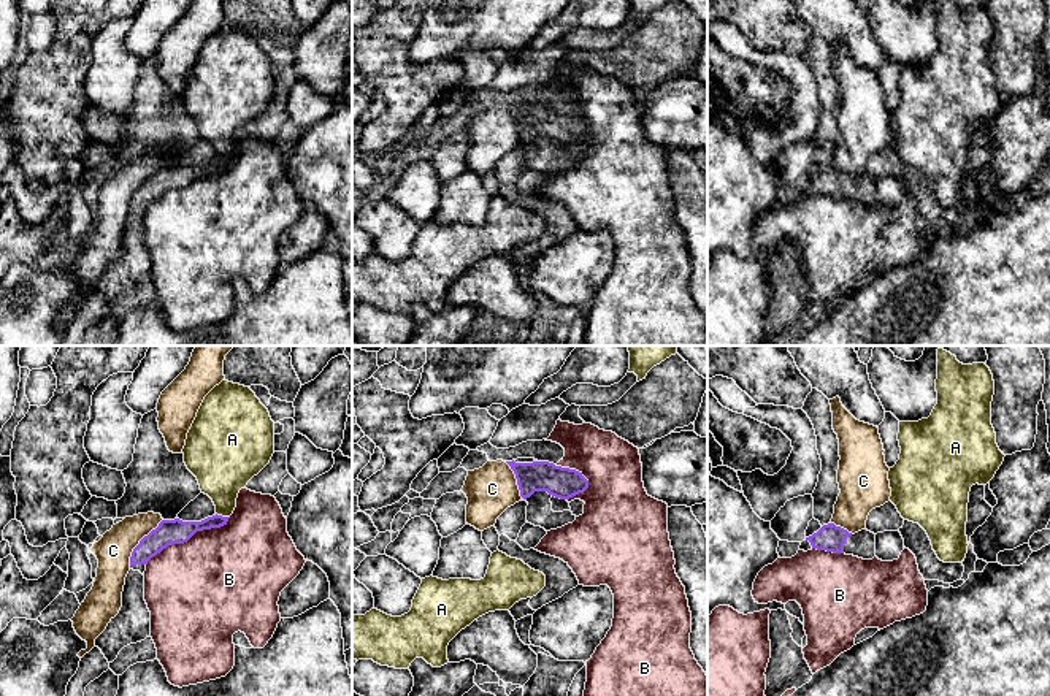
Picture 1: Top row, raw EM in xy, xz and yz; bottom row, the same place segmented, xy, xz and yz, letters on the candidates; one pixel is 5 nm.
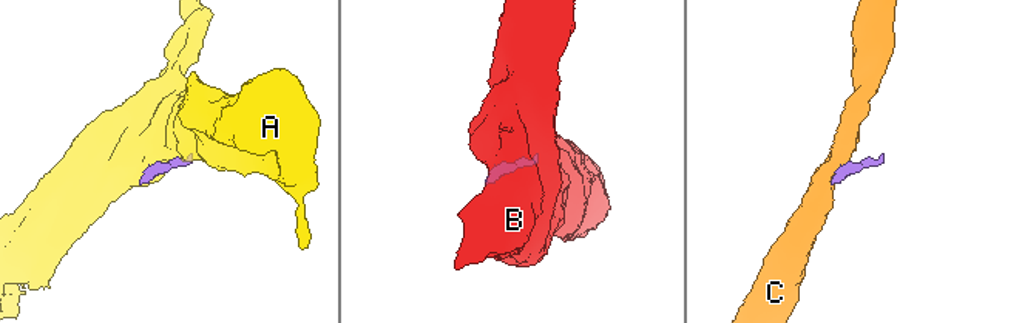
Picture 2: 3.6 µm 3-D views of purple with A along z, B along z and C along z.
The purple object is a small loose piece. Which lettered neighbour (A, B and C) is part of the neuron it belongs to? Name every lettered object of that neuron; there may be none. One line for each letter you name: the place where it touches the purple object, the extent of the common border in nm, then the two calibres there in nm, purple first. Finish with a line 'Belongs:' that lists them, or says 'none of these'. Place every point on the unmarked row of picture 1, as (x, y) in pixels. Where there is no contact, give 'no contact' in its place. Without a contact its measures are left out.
Belongs: none of these

